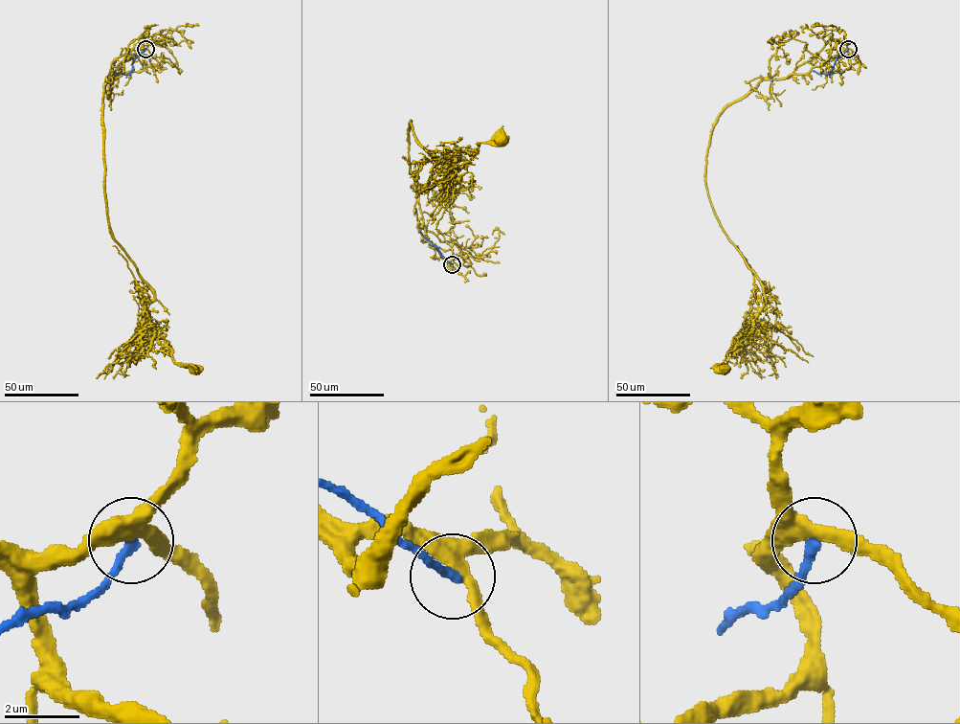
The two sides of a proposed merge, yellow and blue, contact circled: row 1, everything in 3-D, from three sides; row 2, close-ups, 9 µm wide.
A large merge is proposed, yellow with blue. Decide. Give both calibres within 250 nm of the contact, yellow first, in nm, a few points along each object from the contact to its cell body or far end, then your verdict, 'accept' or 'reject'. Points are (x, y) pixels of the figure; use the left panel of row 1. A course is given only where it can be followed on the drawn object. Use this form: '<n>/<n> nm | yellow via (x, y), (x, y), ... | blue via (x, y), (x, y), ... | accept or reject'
320/240 nm | yellow via (145, 48), (103, 85), (108, 226), (152, 294), (146, 317), (157, 336), (175, 362), (194, 369) | blue via (145, 49), (134, 60), (128, 74), (117, 74), (115, 71) | reject

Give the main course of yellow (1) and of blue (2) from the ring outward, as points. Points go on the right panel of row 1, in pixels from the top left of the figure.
1: (848, 48), (806, 73), (763, 79), (714, 125), (706, 157), (708, 197), (766, 303), (723, 369)
2: (848, 49), (836, 60), (829, 74), (813, 71)

